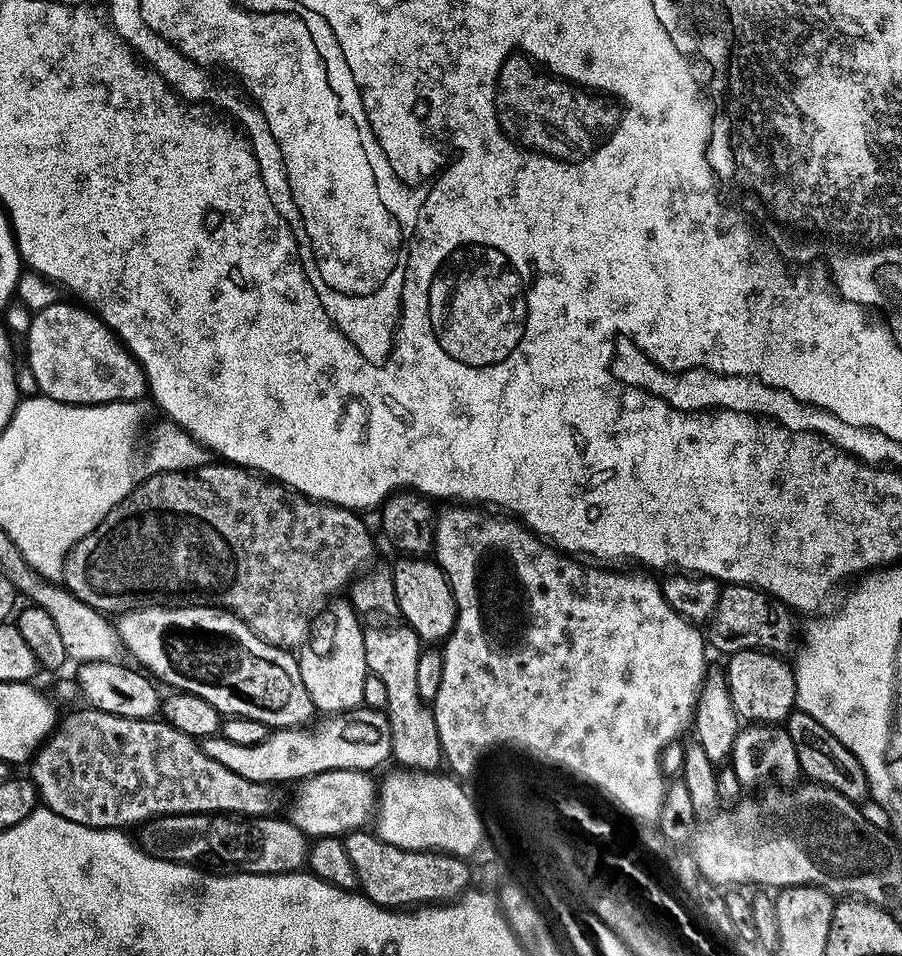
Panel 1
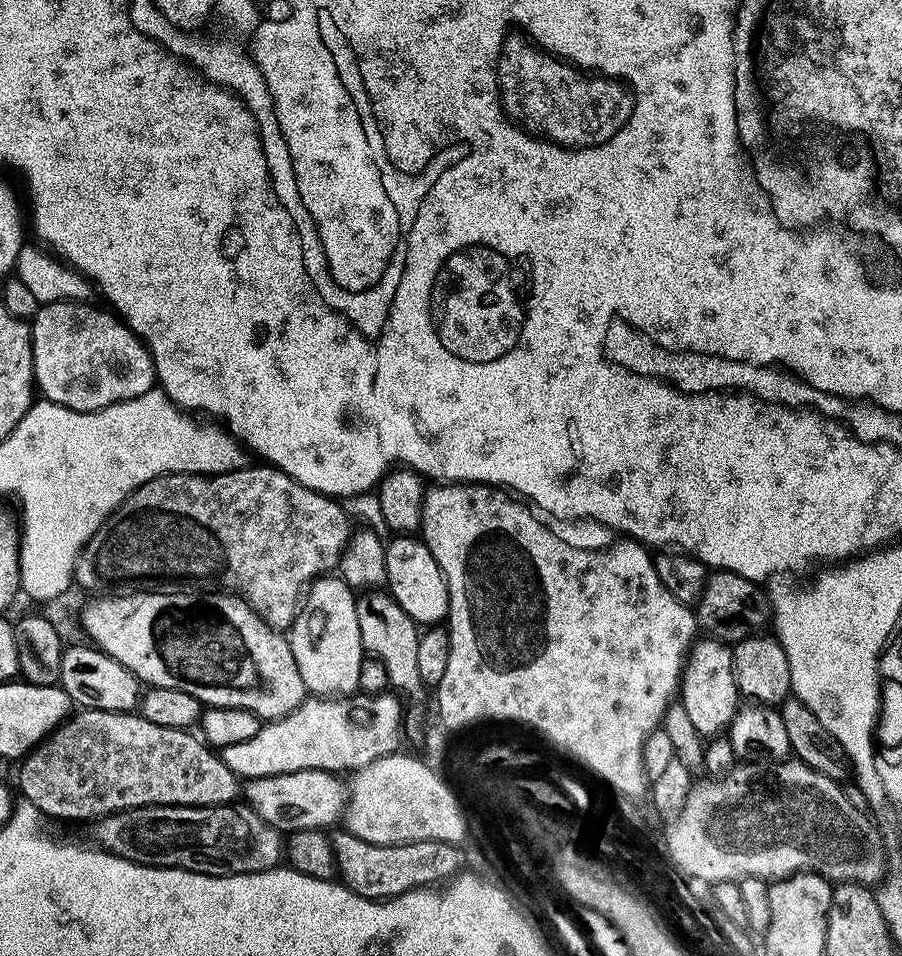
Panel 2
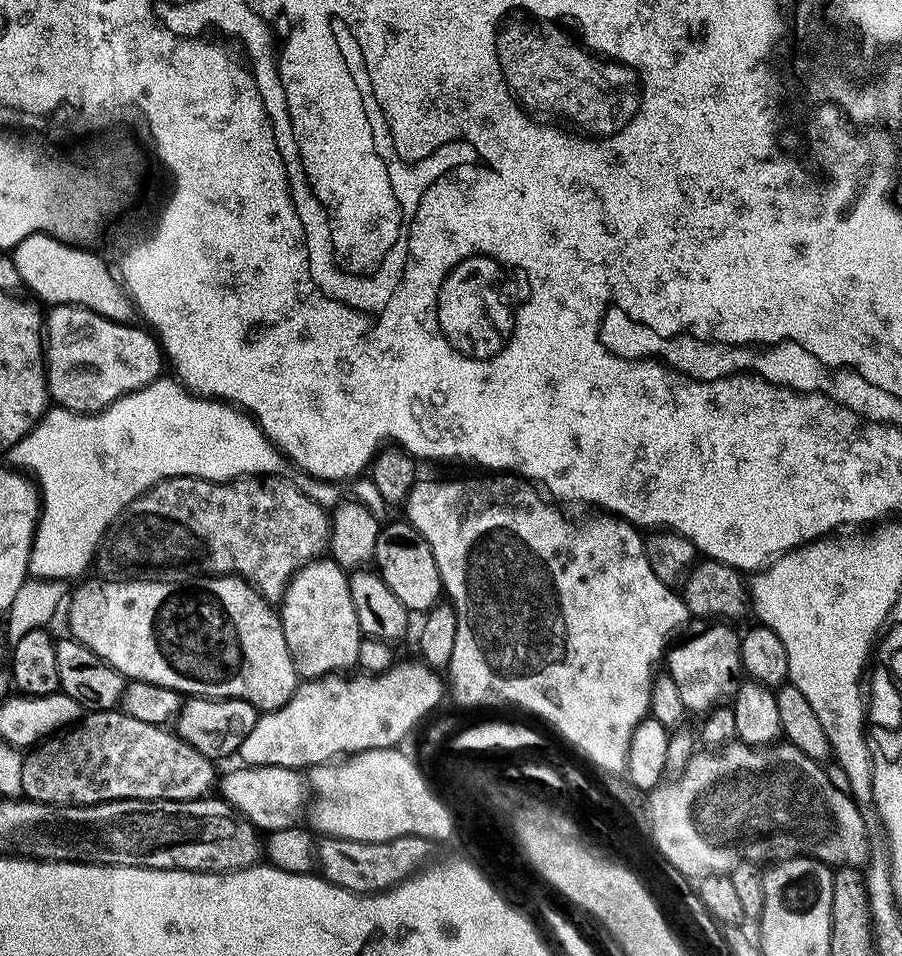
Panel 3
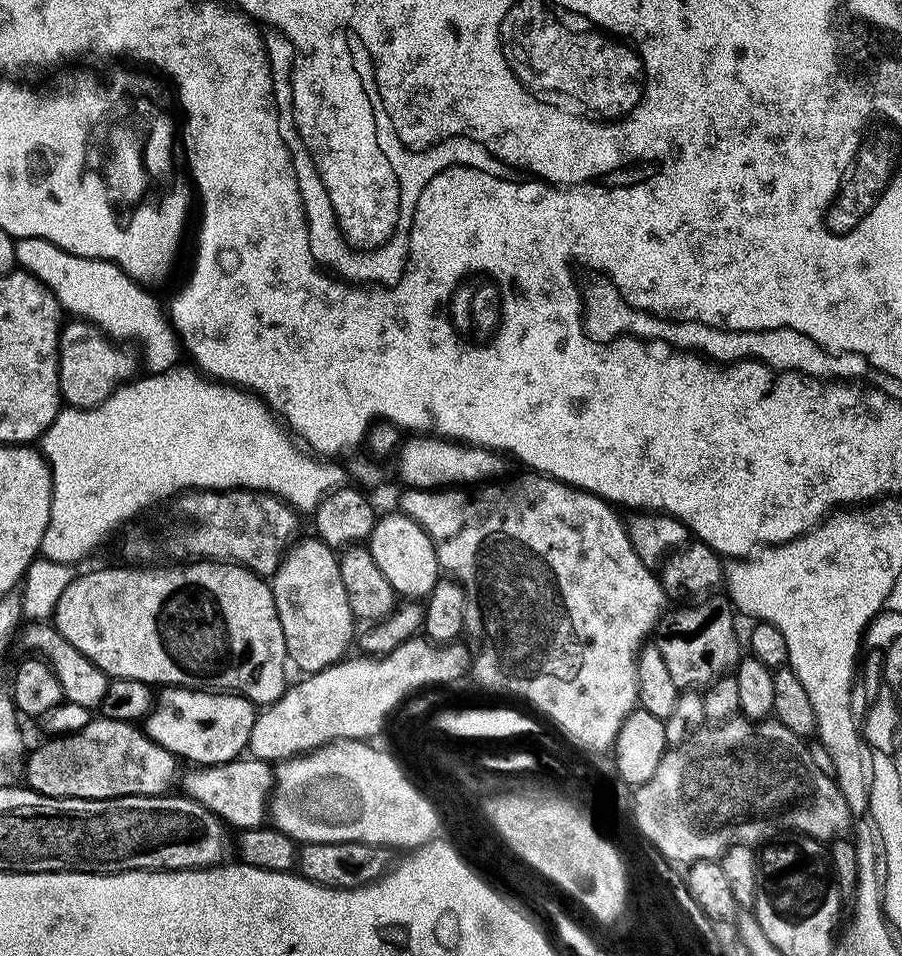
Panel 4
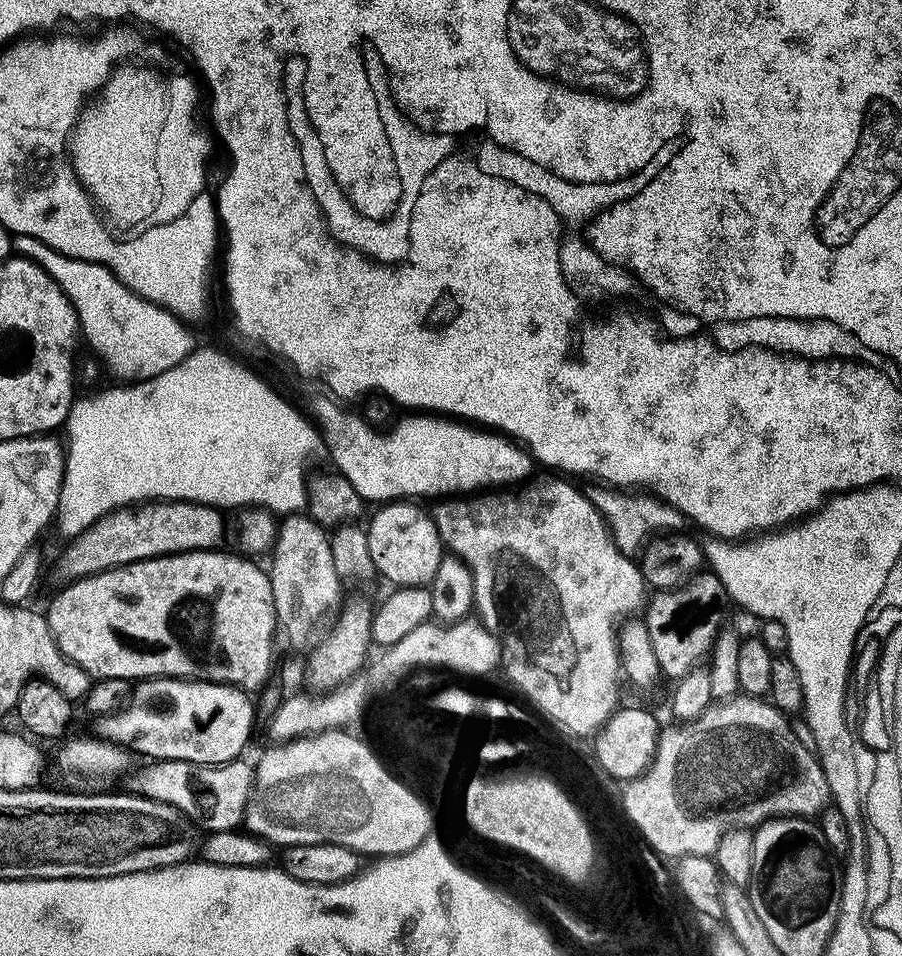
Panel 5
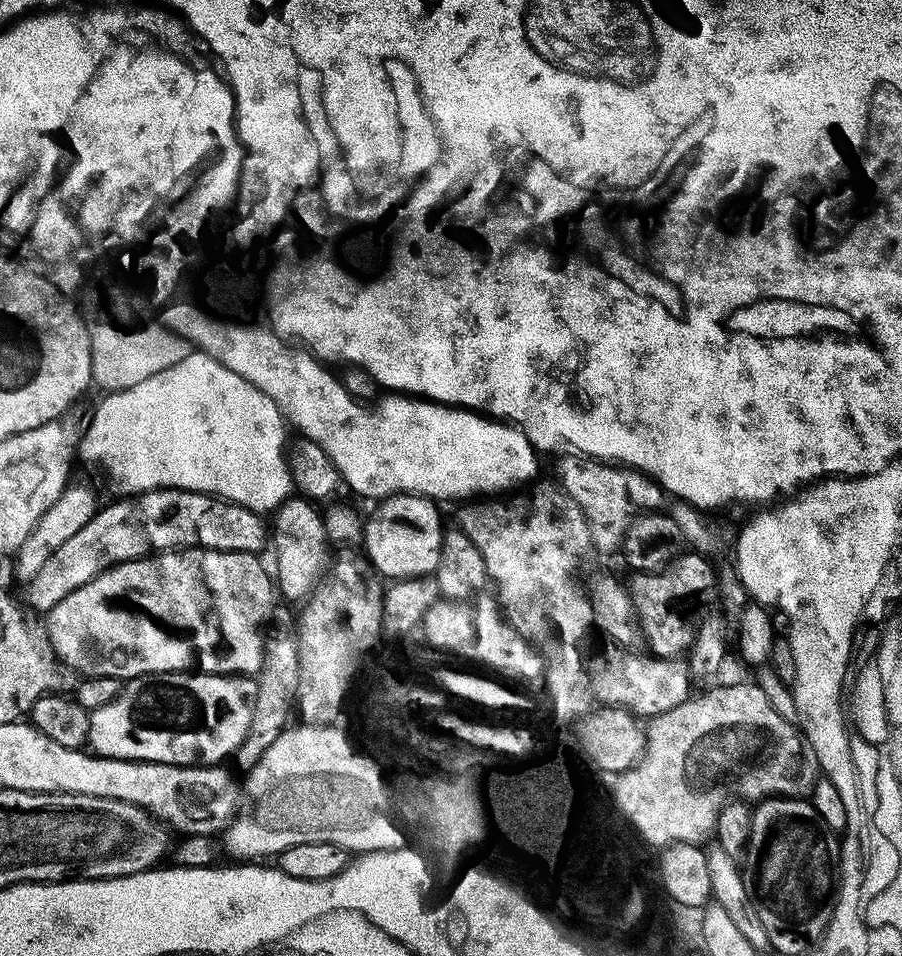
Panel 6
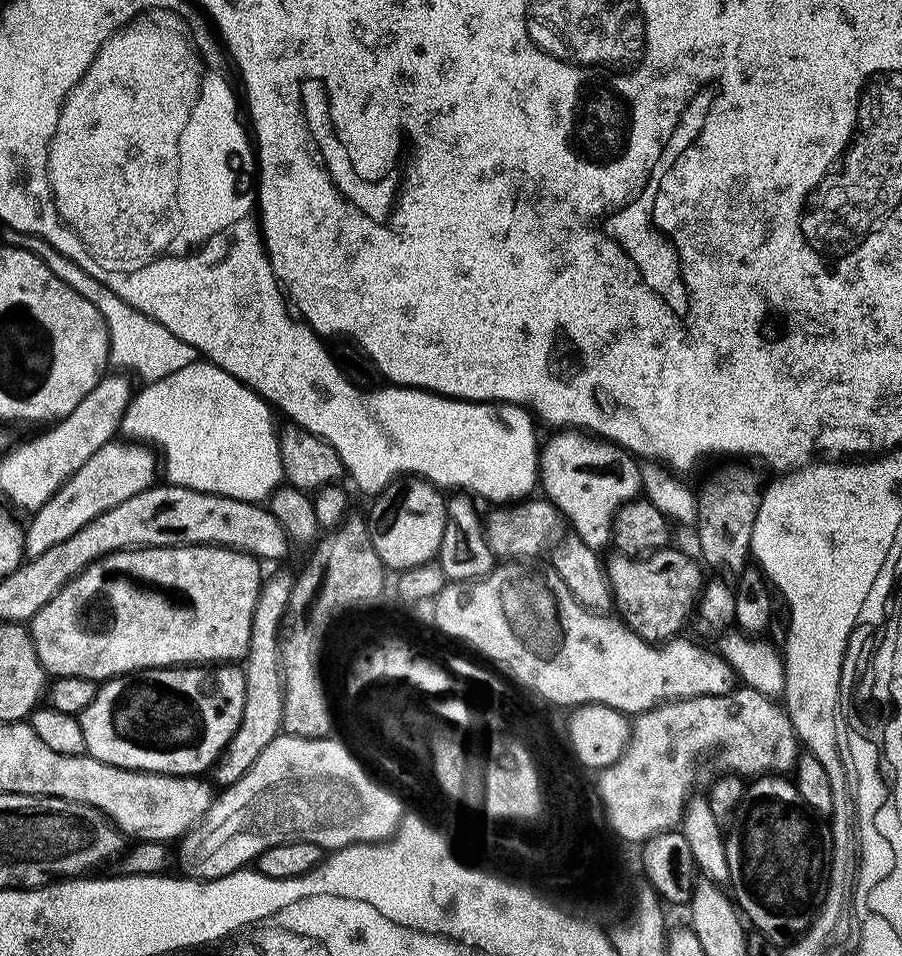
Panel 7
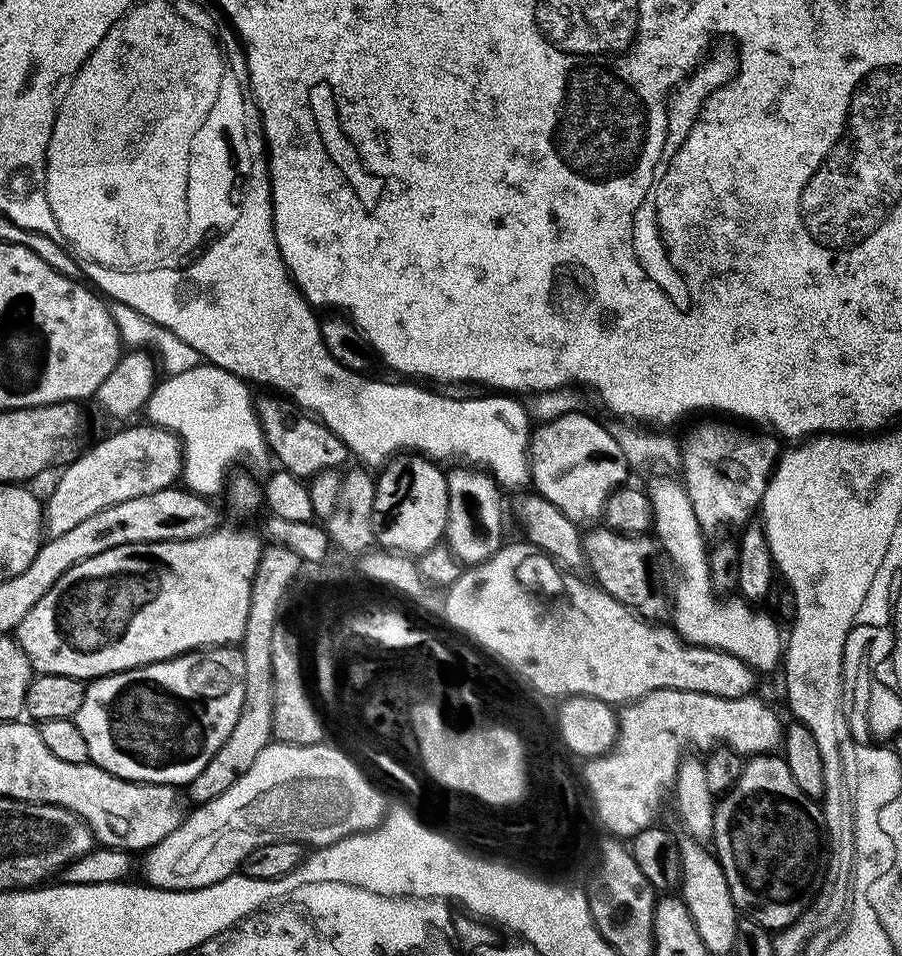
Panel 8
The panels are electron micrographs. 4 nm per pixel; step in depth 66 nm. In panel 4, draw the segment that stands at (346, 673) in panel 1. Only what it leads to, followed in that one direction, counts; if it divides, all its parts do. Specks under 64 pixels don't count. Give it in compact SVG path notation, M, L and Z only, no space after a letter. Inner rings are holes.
M301 539L295 546L289 547L284 561L270 577L288 659L293 667L298 666L304 674L320 672L331 664L339 663L347 653L344 651L348 643L354 640L354 617L346 598L346 586L342 586L337 553L320 539L311 539Z

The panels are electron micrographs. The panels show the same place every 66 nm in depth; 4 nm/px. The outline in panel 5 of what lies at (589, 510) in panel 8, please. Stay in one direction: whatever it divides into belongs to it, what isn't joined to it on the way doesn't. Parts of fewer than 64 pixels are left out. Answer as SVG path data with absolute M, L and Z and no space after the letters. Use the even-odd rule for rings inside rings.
M596 486L587 489L590 502L602 514L612 531L614 542L627 556L636 558L643 553L649 540L661 534L676 534L686 524L686 517L672 504L649 494L644 490L617 490L612 486Z

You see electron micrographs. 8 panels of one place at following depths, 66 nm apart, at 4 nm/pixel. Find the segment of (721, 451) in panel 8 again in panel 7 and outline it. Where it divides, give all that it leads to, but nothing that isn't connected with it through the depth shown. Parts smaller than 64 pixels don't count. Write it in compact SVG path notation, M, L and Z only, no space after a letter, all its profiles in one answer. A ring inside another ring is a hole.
M724 468L717 474L716 480L699 489L696 502L700 528L699 555L709 569L712 567L712 570L724 574L739 574L749 563L754 518L758 518L761 492L762 483L748 468Z

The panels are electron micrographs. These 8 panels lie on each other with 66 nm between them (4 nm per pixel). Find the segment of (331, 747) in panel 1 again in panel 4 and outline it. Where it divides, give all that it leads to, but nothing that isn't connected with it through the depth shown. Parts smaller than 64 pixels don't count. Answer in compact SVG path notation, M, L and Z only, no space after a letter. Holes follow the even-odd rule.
M413 638L402 642L402 646L398 646L396 652L391 652L385 656L365 656L363 654L356 654L356 657L353 660L350 658L344 658L340 660L339 663L331 664L328 668L322 669L320 672L314 672L308 675L305 675L304 680L297 682L289 683L288 687L285 688L283 694L274 701L274 703L267 705L257 715L256 721L254 722L254 730L250 730L250 738L248 739L247 751L251 753L255 759L258 760L267 760L269 762L279 762L281 760L290 760L293 756L301 755L305 752L313 752L316 748L320 748L323 744L330 744L333 740L363 740L365 742L371 741L373 738L371 736L376 736L380 733L383 733L385 729L389 726L384 722L384 716L387 715L389 708L392 708L396 704L397 700L400 700L401 696L404 696L405 692L408 692L411 688L416 688L418 684L418 679L421 680L423 684L432 683L432 680L445 680L447 685L455 685L456 679L460 675L467 673L470 668L470 652L467 647L463 648L463 643L453 642L450 644L433 644L431 640L427 638ZM468 651L468 652L467 652ZM408 672L420 672L418 674L418 679L408 677Z

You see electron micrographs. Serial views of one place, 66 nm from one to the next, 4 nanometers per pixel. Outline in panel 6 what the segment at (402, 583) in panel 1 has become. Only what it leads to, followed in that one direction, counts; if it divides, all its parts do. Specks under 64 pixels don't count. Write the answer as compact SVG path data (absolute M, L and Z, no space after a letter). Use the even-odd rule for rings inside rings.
M402 492L399 496L384 497L373 508L376 509L364 520L362 541L363 555L372 563L372 567L381 577L392 582L433 575L445 533L445 529L440 528L437 501L429 500L426 496L415 496L413 492Z

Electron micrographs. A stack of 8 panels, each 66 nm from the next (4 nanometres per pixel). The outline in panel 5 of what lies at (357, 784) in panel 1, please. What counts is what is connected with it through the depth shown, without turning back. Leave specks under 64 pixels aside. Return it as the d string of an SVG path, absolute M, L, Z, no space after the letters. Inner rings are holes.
M237 758L225 764L195 764L185 760L157 760L149 763L149 768L144 768L132 780L131 791L158 802L166 802L182 814L186 814L195 827L205 833L230 831L239 829L244 823L244 811L248 805L248 799L252 797L252 785L254 783L254 768L247 764L244 758Z

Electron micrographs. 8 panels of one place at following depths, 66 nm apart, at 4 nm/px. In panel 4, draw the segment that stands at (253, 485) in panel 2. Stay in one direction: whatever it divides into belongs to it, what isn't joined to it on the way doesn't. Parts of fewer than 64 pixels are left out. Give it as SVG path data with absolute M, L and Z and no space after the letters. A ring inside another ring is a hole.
M228 488L225 492L189 490L179 493L175 504L180 520L164 529L132 528L125 534L124 556L128 559L125 561L136 566L152 566L157 562L180 566L185 562L211 560L240 564L257 576L270 578L284 561L284 554L297 539L296 531L300 528L301 517L288 501L249 488Z

